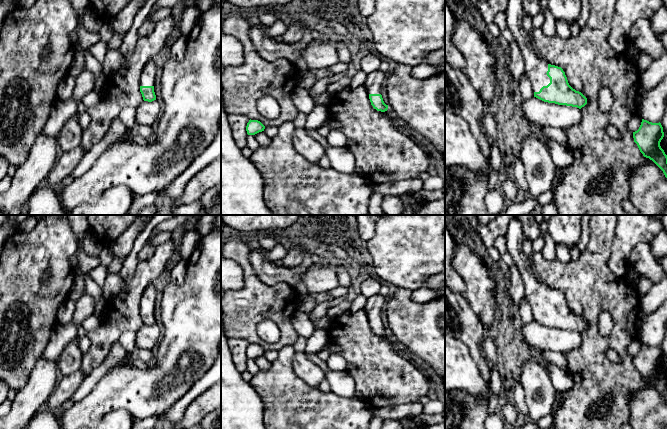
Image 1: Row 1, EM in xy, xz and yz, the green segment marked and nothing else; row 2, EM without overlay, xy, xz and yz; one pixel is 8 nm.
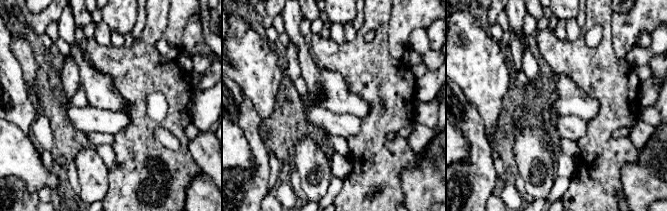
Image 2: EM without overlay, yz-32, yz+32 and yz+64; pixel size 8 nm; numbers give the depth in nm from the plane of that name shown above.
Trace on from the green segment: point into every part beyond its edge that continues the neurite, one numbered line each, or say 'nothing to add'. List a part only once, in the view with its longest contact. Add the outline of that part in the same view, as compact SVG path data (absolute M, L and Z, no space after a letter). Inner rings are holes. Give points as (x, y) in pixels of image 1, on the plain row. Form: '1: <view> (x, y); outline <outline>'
1: yz (536, 292); outline M517 216L511 219L505 238L506 251L511 255L522 276L525 297L532 308L533 316L539 316L543 310L550 307L550 302L546 298L548 287L538 279L529 257L523 252L522 244L525 237L521 221Z

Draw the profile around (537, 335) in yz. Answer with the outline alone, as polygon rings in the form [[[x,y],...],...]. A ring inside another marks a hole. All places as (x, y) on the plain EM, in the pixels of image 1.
[[[536,321],[524,324],[521,333],[531,346],[542,350],[566,353],[581,344],[581,335],[577,331],[544,326]]]

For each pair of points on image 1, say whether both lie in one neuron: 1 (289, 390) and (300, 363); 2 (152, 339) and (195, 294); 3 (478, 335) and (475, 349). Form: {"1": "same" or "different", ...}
{"1": "different", "2": "different", "3": "same"}

